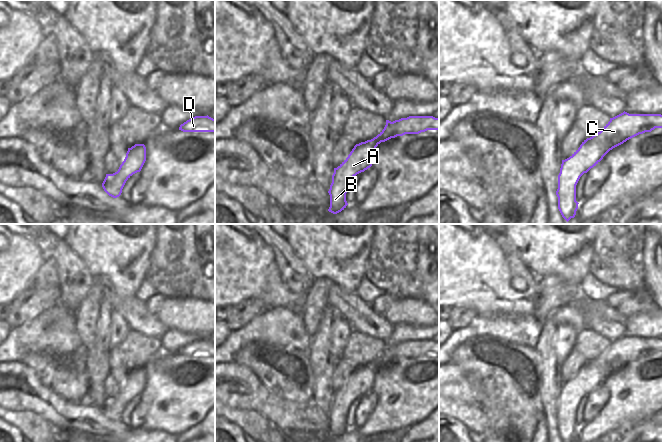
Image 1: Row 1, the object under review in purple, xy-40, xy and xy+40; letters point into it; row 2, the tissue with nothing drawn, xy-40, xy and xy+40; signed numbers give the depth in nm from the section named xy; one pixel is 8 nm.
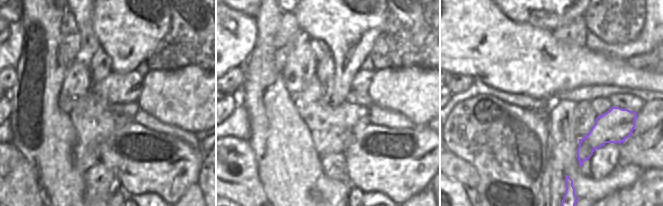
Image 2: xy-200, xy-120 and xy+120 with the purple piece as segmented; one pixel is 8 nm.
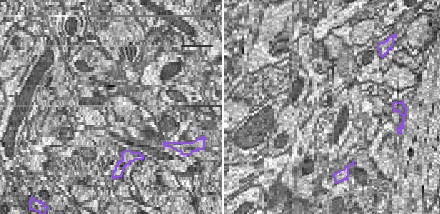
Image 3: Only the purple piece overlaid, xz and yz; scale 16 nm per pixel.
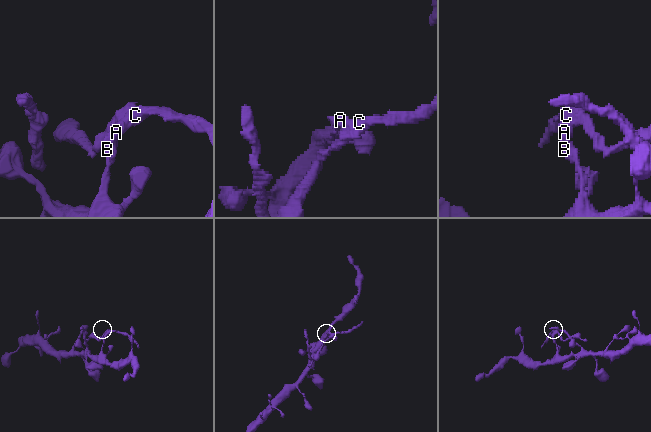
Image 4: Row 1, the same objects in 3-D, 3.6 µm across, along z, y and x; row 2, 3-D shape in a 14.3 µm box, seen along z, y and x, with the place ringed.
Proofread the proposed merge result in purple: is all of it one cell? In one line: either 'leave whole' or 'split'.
split

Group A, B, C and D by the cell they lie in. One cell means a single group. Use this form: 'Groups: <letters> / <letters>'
Groups: A B / C D.

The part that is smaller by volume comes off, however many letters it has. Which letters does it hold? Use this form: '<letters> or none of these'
C, D.

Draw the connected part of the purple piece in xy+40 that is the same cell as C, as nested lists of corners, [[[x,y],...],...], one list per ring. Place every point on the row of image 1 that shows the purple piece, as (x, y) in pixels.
[[[623,112],[613,118],[591,138],[606,139],[606,154],[627,140],[655,128],[663,128],[661,114],[629,114]]]

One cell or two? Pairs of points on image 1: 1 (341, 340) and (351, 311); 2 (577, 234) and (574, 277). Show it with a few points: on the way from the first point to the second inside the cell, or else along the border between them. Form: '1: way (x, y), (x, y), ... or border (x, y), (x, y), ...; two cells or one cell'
1: border (336, 313), (340, 314), (352, 329); two cells
2: way (566, 245), (560, 251), (560, 259), (567, 266); one cell

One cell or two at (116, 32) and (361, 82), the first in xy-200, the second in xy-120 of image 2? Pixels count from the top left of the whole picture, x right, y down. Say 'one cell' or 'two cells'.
two cells

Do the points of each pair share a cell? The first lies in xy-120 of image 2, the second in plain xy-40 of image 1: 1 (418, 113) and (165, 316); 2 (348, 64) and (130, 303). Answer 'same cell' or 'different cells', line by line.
1: same cell
2: different cells

